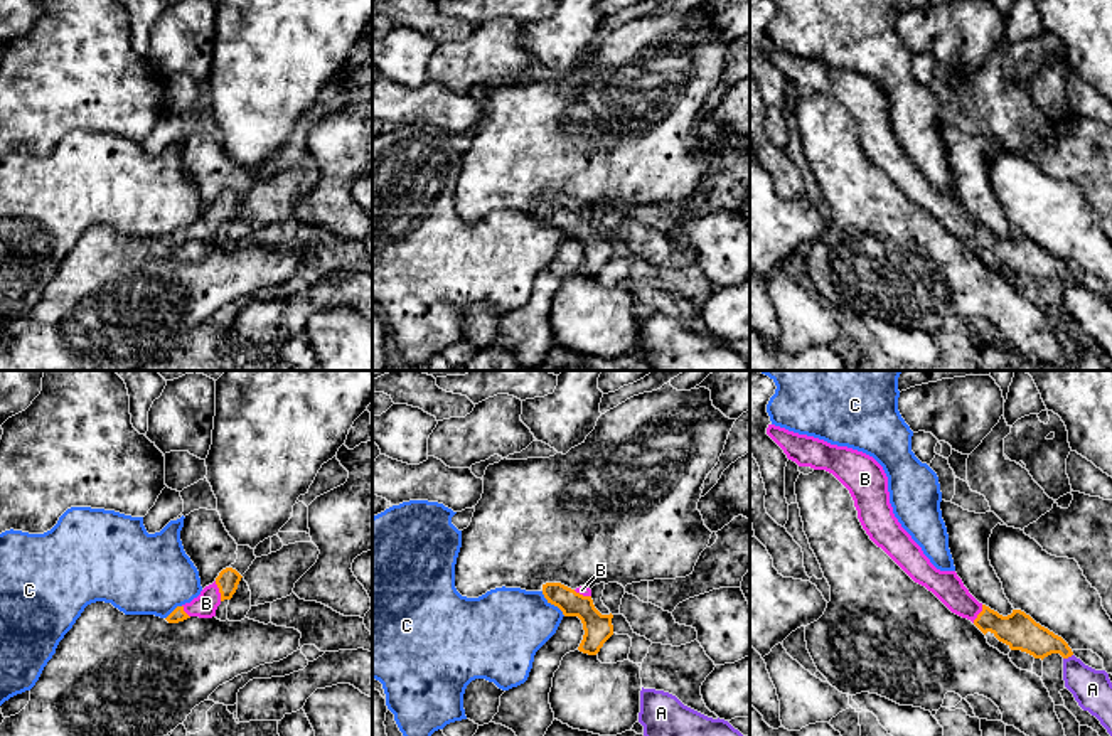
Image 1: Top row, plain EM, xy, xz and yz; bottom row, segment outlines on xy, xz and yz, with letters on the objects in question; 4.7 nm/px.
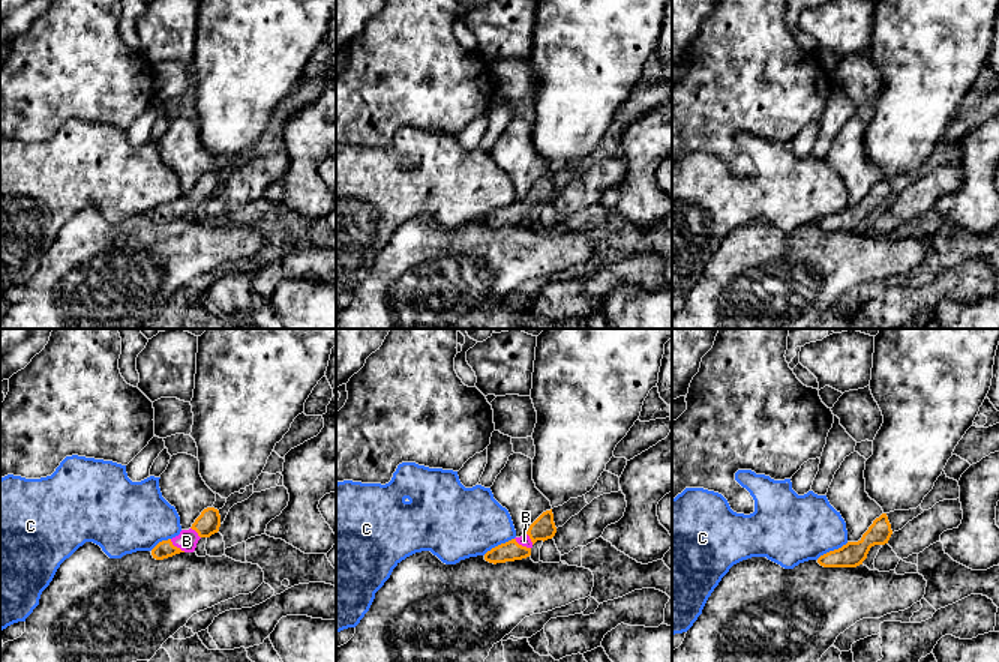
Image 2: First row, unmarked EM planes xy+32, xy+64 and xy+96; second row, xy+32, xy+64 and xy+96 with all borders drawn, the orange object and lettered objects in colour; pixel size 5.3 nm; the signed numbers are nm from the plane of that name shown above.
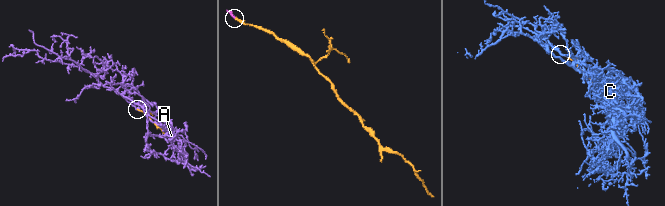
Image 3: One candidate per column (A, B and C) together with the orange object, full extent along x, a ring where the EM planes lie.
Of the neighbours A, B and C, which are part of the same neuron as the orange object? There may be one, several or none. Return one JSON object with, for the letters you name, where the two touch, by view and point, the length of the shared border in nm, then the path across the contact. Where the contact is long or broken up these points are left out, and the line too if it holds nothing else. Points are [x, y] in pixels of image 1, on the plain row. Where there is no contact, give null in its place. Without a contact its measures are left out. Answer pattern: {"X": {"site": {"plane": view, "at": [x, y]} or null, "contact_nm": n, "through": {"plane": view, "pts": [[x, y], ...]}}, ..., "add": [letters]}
{"B": {"site": {"plane": "xy", "at": [219, 214]}, "contact_nm": 100, "through": {"plane": "xy", "pts": [[228, 202], [219, 214], [206, 226]]}}, "add": ["B"]}

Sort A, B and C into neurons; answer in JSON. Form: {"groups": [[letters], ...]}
{"groups": [["A"], ["B"], ["C"]]}

